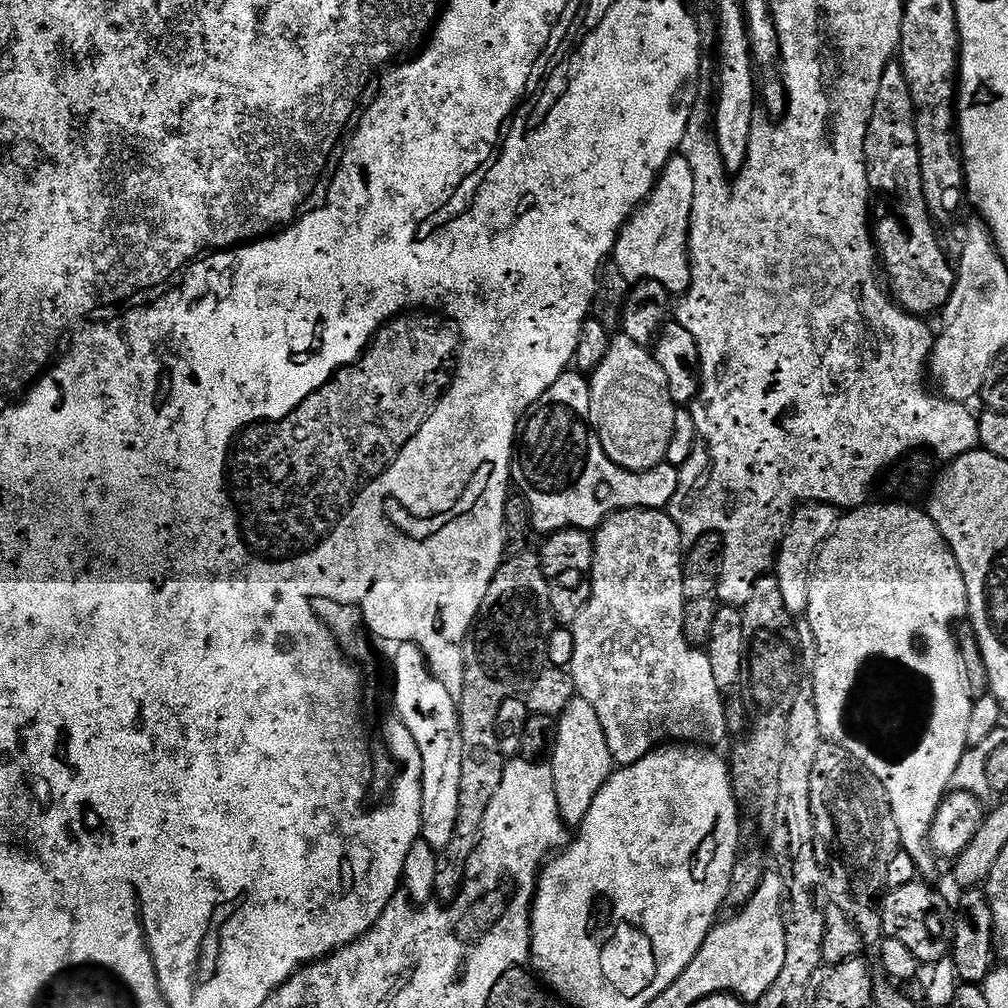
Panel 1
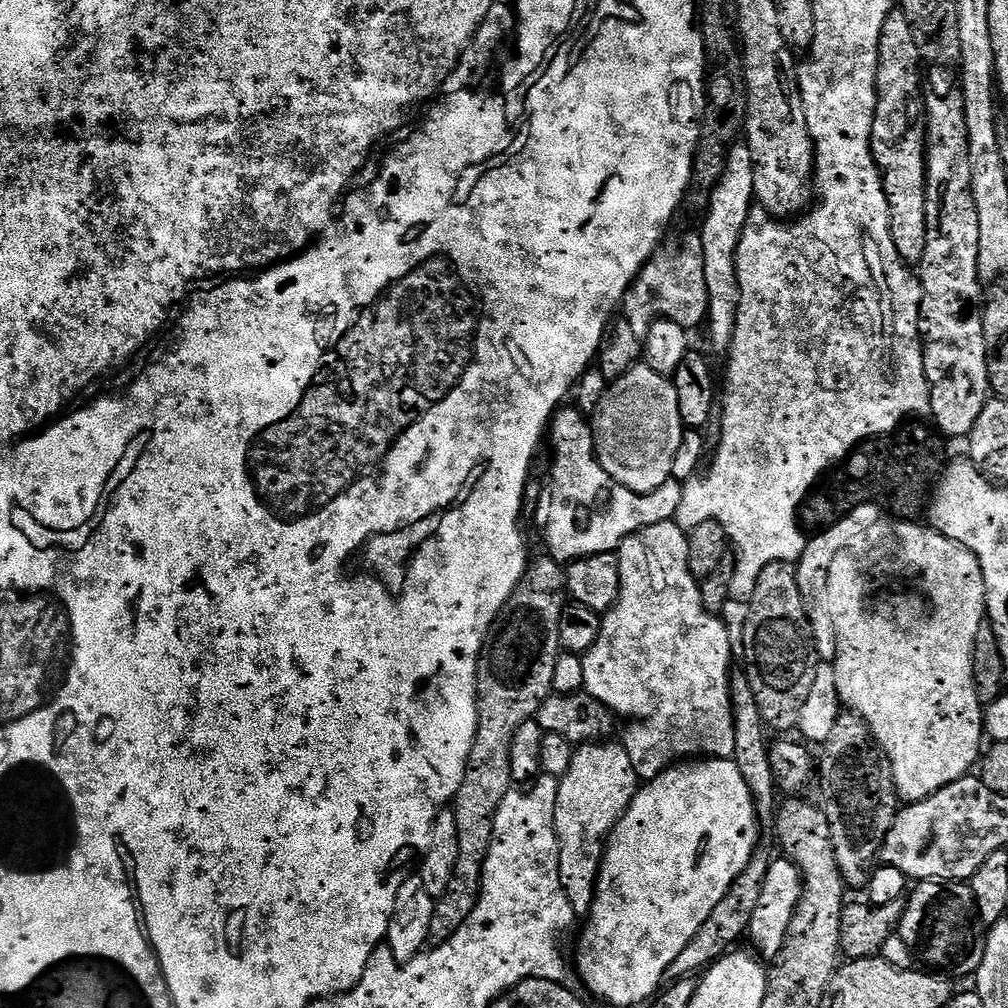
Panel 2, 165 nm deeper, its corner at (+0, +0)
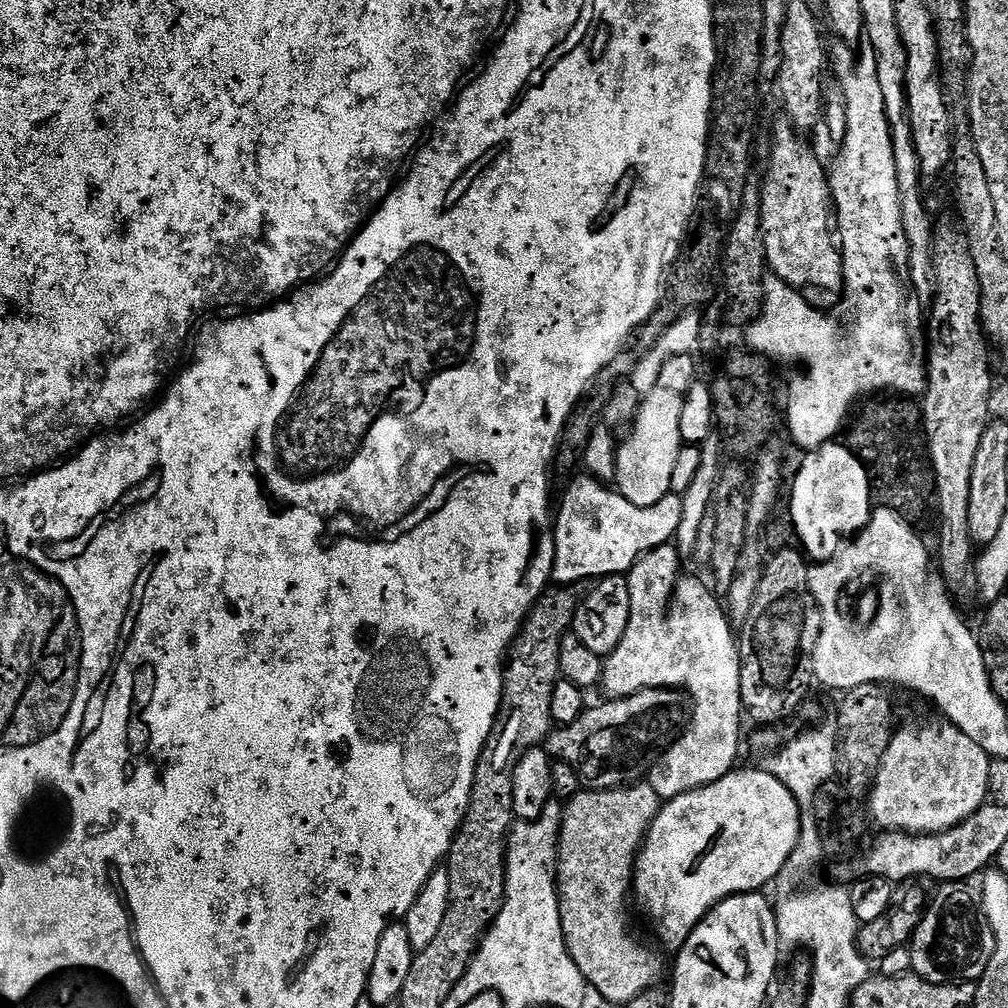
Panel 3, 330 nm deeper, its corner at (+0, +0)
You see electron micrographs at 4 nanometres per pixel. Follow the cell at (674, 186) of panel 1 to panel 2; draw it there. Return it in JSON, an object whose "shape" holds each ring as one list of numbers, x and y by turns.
{"shape":[[695,231,688,232,681,244,670,240,661,243,624,296,623,319,630,322,634,334,640,337,645,336,655,320,678,322,678,326,695,330,708,318,706,270,702,262,702,242,699,235]]}

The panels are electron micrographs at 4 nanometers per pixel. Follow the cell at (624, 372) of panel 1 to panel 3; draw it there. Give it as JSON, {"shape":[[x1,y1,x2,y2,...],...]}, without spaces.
{"shape":[[658,386,640,401,640,409,630,422,630,431,616,449,615,487,634,506,654,506,672,492,670,478,674,478,674,465,682,447,680,419,683,395]]}

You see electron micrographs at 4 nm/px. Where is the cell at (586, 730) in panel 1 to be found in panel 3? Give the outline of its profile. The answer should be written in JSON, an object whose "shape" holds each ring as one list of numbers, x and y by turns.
{"shape":[[646,782,629,784,622,788,593,788,591,790,581,790,563,805,560,818,560,855,556,862,556,889,560,892,560,917,562,918,562,934,568,947,570,958,574,958,574,966,582,970,584,979,588,981,591,991,596,992,604,1000,609,1000,612,1004,626,1006,638,994,642,994,647,988,657,987,661,983,660,975,664,972,664,964,660,961,660,956,652,948,647,948,640,940,635,940,628,933,628,900,630,904,630,893,634,888,634,869,636,858,644,843,644,836,648,833,648,828,652,824,652,819,660,813,662,801,658,794]]}

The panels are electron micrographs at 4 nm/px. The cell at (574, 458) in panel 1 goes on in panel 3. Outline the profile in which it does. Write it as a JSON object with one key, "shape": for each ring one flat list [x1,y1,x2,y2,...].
{"shape":[[587,474,577,475,568,486,560,509,557,512,555,509,552,534,552,580,560,586,576,586,579,580,592,582,597,578,631,572,640,557,669,543,675,537,678,522,682,522,682,502,676,494,643,508,634,506,634,502,627,500,619,490,613,490,607,483]]}

